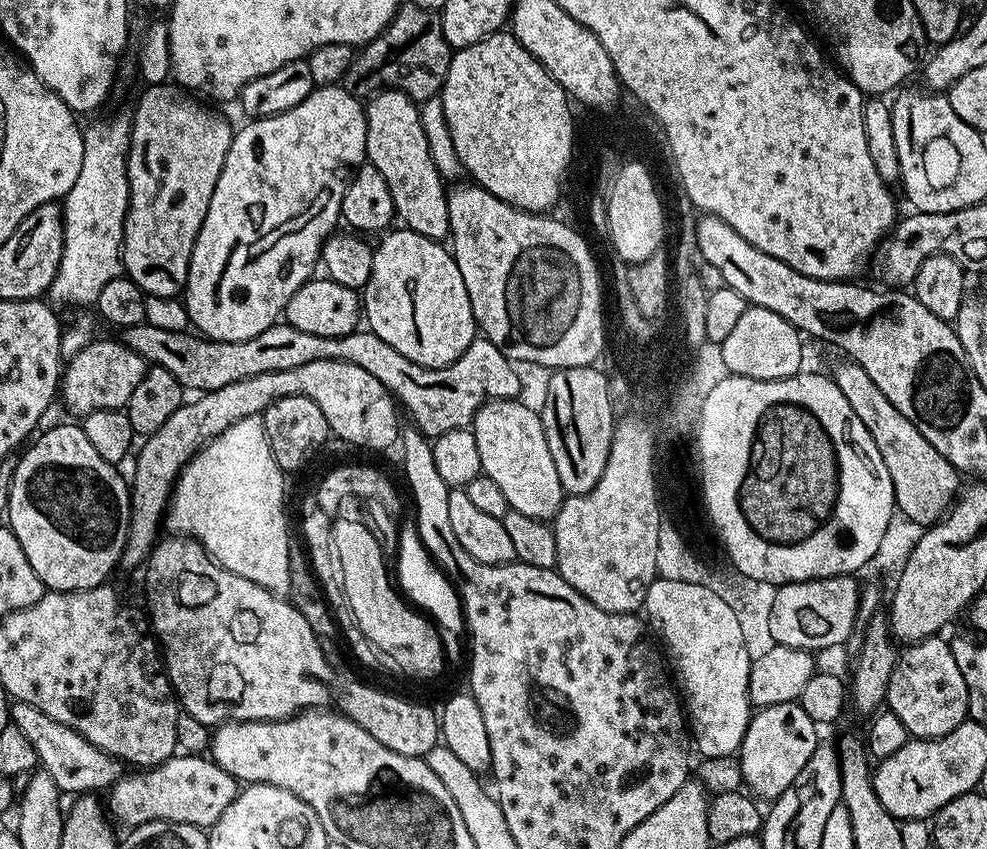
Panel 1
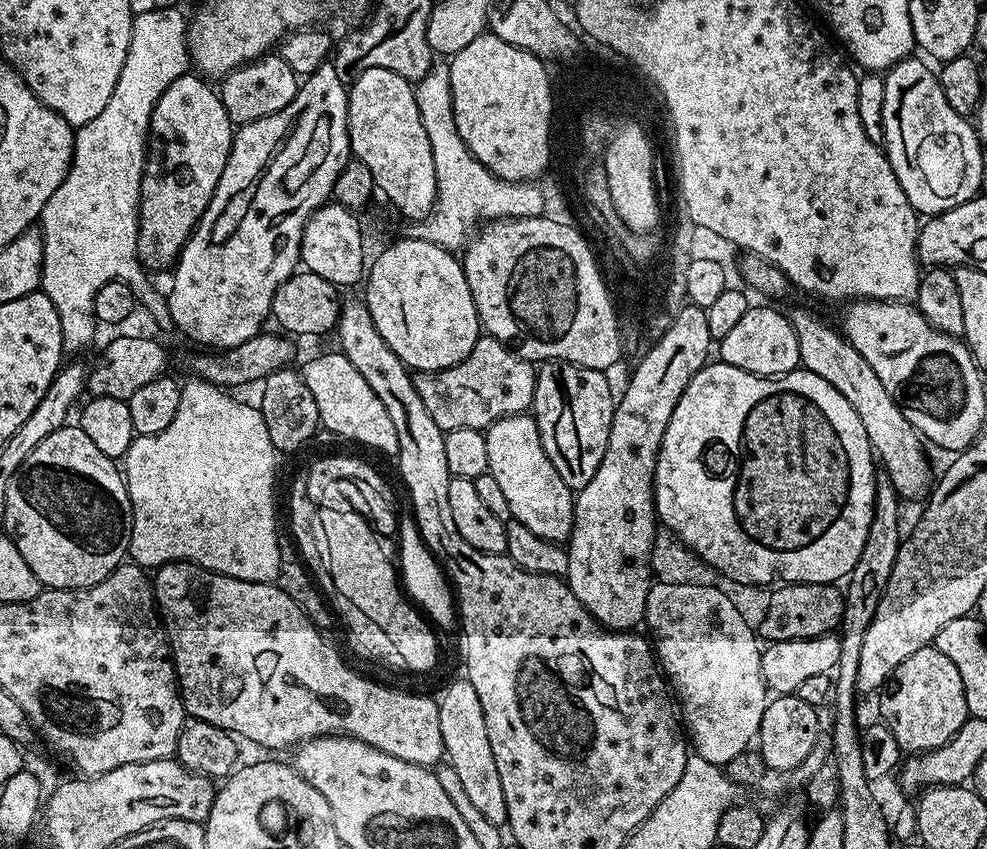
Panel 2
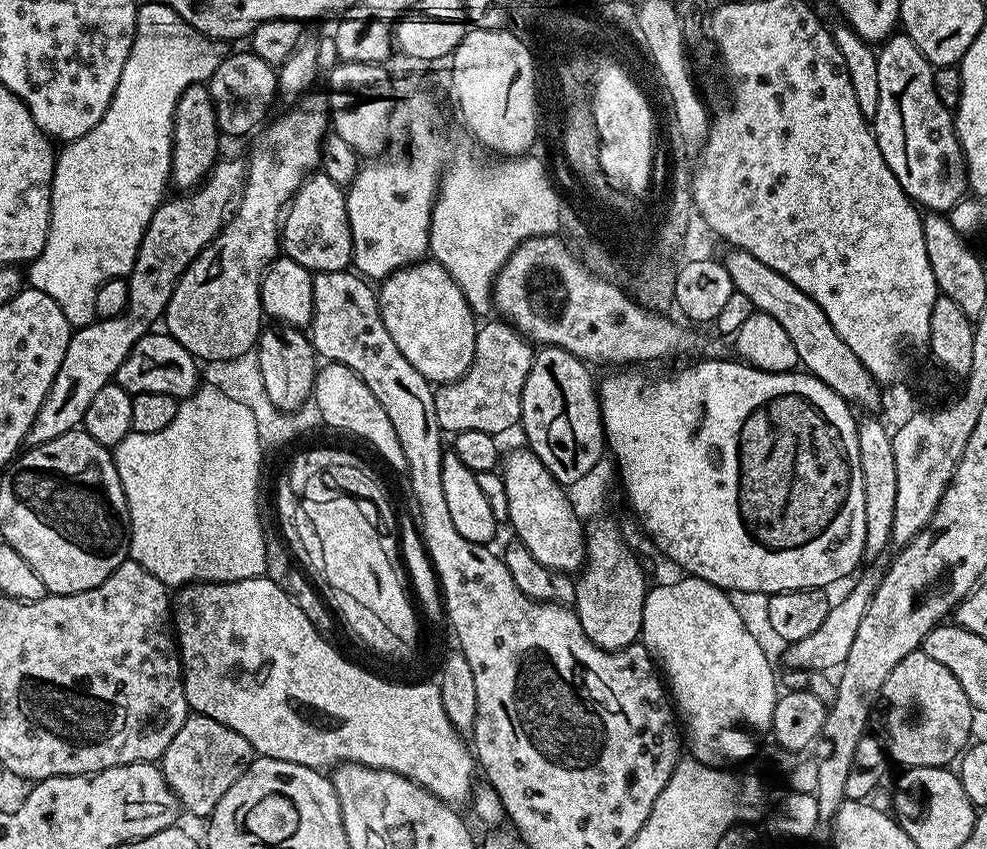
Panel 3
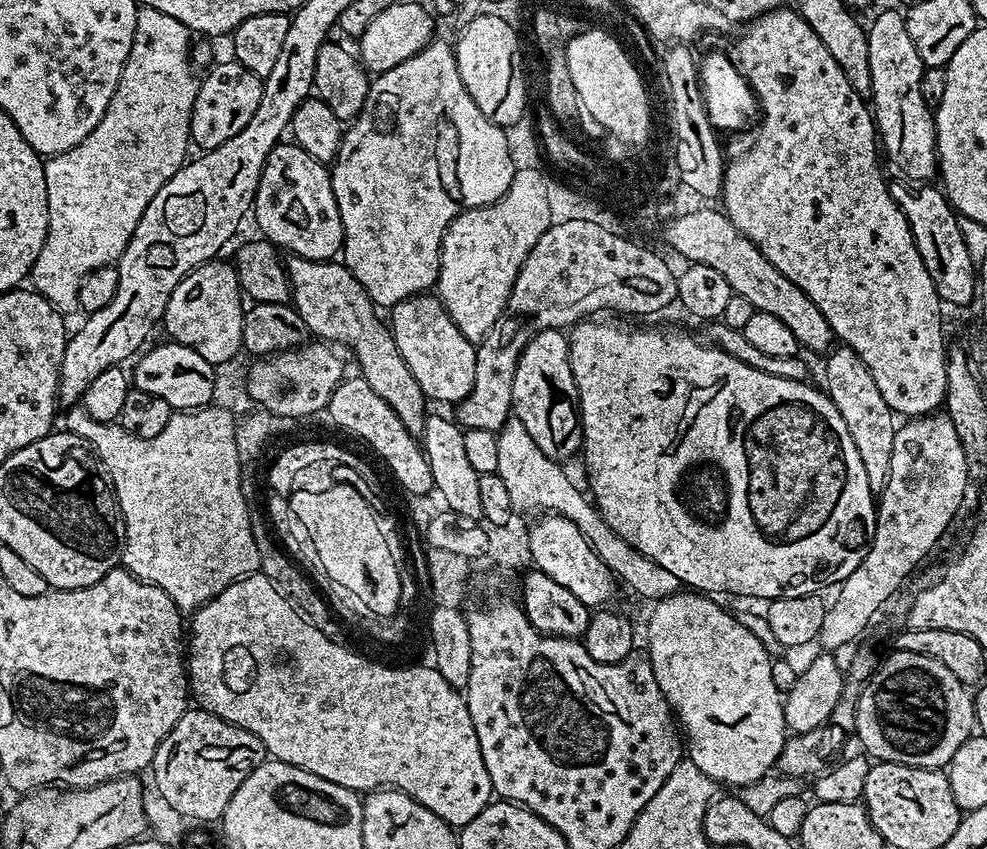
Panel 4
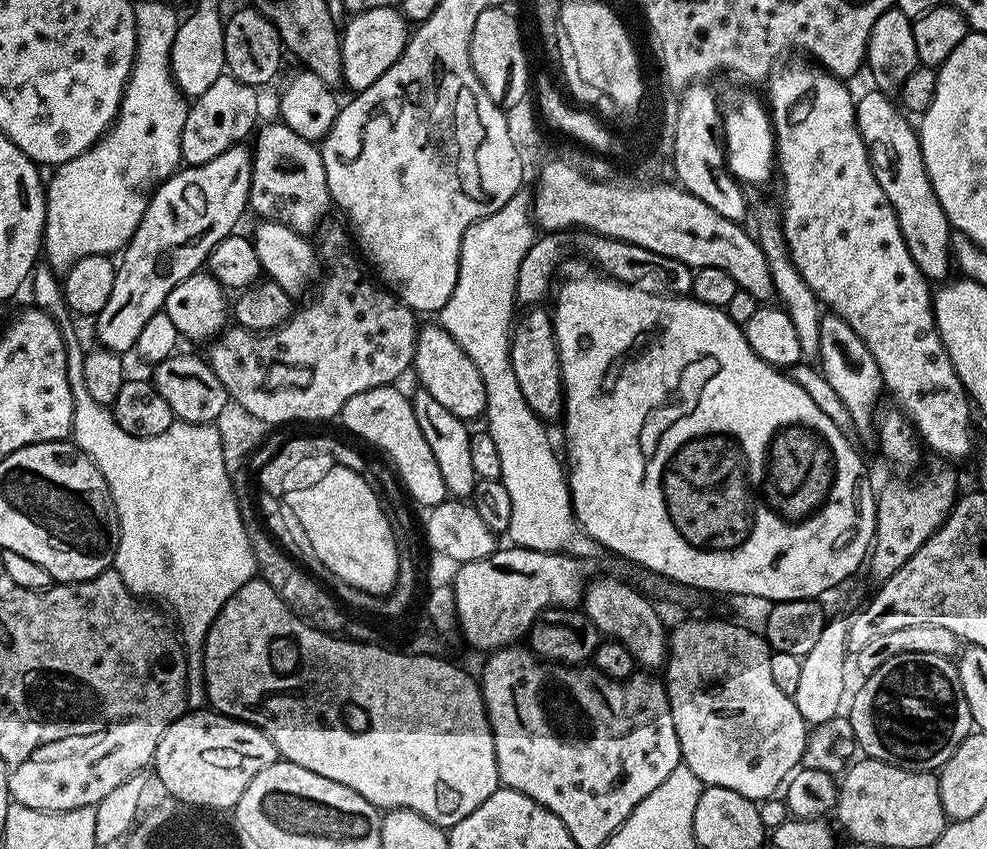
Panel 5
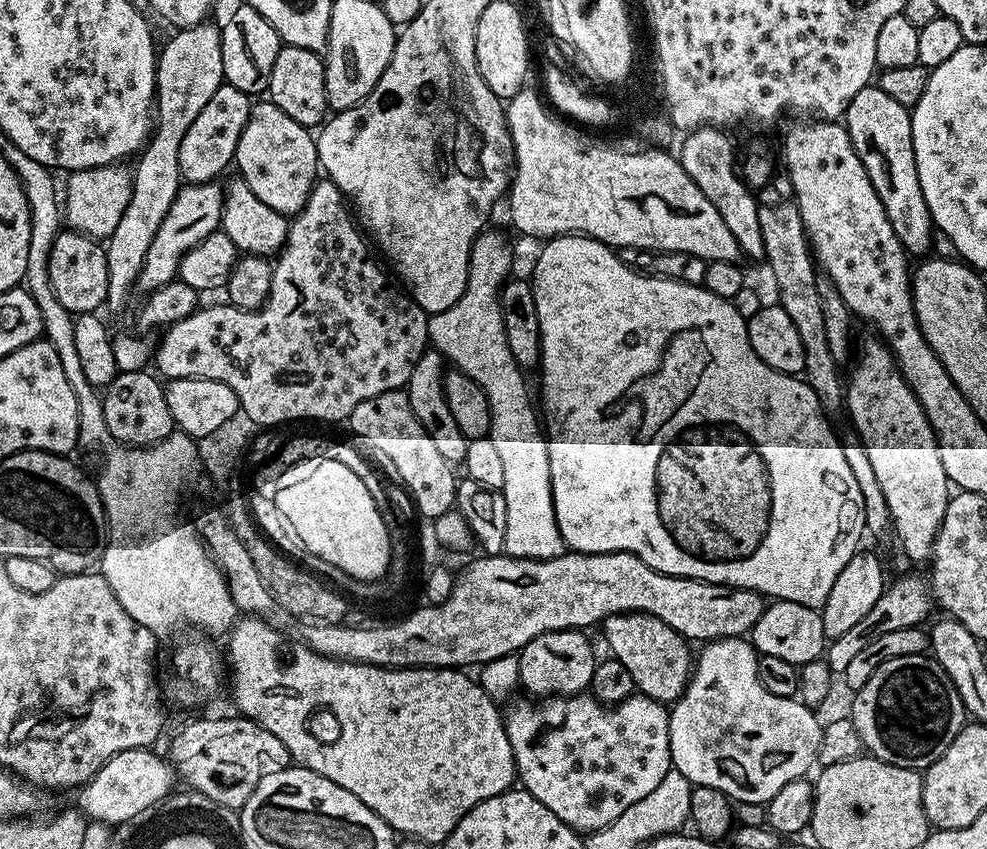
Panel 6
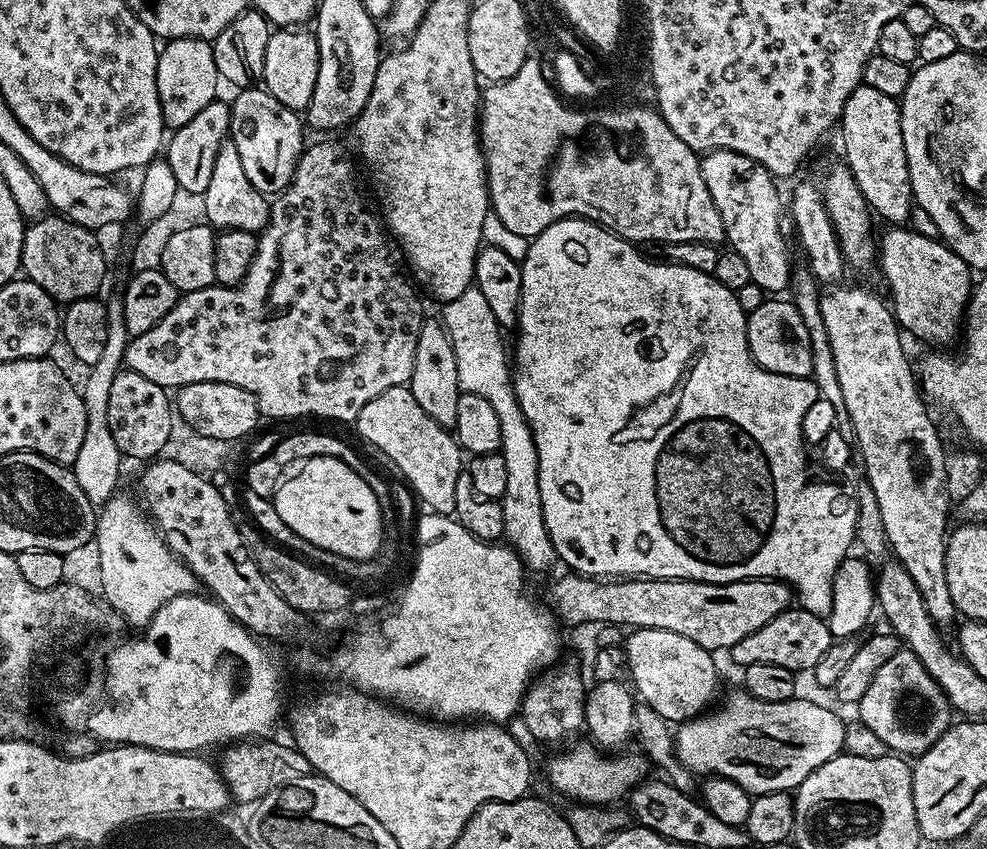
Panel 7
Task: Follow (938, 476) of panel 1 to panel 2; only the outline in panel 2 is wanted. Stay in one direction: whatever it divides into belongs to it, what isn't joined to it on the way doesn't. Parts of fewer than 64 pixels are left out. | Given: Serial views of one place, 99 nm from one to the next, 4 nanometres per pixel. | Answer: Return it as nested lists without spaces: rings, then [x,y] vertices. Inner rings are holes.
[[[804,308],[790,312],[790,319],[798,338],[801,365],[807,371],[818,374],[818,378],[826,378],[826,382],[830,382],[830,386],[834,386],[834,390],[838,390],[842,398],[854,406],[854,414],[862,418],[868,440],[883,469],[885,466],[888,480],[896,492],[905,501],[919,501],[933,487],[934,472],[932,476],[922,437],[904,417],[897,397],[886,394],[886,386],[882,386],[870,362],[866,362],[866,358],[862,358],[862,354],[858,354],[858,350],[854,350],[852,343],[845,340],[835,327],[827,328],[814,313]]]

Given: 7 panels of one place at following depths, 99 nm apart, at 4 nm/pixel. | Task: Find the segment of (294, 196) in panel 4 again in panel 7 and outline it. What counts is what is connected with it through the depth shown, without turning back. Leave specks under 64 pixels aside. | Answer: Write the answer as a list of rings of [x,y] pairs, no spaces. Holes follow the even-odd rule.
[[[263,86],[241,88],[235,95],[236,97],[230,100],[232,110],[230,143],[238,149],[238,158],[242,162],[242,170],[246,170],[246,178],[250,178],[250,182],[254,182],[254,186],[265,196],[275,197],[277,194],[285,192],[292,184],[300,156],[306,147],[305,121],[302,119],[301,113],[290,110],[290,106],[282,106],[282,102],[278,102],[278,98],[274,98],[274,94],[270,94]]]

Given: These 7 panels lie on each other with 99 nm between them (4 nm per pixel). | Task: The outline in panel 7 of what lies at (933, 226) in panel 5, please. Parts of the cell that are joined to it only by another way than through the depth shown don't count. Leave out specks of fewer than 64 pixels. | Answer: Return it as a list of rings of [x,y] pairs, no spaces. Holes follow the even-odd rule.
[[[861,83],[846,98],[844,113],[838,121],[839,131],[844,131],[843,163],[852,171],[854,182],[858,182],[858,190],[862,190],[862,198],[866,198],[869,209],[877,217],[885,220],[888,226],[904,226],[909,223],[914,205],[912,183],[910,182],[910,166],[906,162],[906,145],[902,142],[902,118],[899,103],[893,97],[881,94],[878,90],[870,90],[870,86]]]

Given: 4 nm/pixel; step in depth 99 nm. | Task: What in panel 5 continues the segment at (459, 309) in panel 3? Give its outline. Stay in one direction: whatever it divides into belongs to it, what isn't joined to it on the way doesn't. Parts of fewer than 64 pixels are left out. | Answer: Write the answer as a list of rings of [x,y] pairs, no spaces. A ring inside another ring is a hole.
[[[432,322],[419,329],[416,333],[416,349],[412,359],[412,368],[420,379],[419,387],[430,394],[450,410],[459,420],[473,422],[485,415],[488,399],[486,386],[482,382],[482,374],[478,374],[478,366],[470,362],[470,356],[456,342],[446,334],[446,330],[439,323]]]

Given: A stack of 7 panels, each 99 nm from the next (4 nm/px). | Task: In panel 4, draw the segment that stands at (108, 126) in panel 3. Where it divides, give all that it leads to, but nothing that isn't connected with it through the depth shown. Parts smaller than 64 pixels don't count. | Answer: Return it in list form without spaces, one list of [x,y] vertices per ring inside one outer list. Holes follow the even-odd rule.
[[[143,6],[137,7],[136,33],[134,34],[132,49],[126,58],[122,78],[114,90],[114,98],[110,98],[110,106],[106,106],[106,114],[102,114],[98,126],[94,126],[94,130],[90,130],[90,134],[86,134],[86,138],[82,138],[82,142],[78,146],[74,146],[57,156],[49,156],[44,160],[46,194],[48,195],[48,233],[46,234],[46,242],[32,267],[30,284],[35,291],[43,294],[62,314],[69,314],[68,312],[72,311],[75,313],[79,309],[78,290],[82,286],[82,282],[95,268],[107,268],[119,261],[138,226],[138,222],[142,218],[142,214],[146,210],[146,206],[150,206],[154,194],[158,194],[158,190],[162,190],[164,183],[170,178],[174,178],[177,170],[183,168],[189,159],[188,148],[190,149],[192,134],[190,122],[192,121],[192,107],[194,106],[194,98],[198,87],[198,76],[195,76],[192,72],[196,73],[190,59],[190,33],[188,28],[182,26],[182,22],[178,22],[178,18],[170,18],[170,14],[162,14],[162,10],[154,10]]]

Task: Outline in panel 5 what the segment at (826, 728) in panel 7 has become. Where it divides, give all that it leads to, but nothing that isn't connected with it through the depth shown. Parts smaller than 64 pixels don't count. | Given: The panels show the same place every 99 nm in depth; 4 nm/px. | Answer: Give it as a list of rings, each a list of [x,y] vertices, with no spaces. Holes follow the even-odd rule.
[[[684,620],[676,629],[671,629],[668,658],[662,668],[662,683],[668,690],[683,764],[694,770],[701,784],[726,787],[755,802],[775,797],[788,777],[801,767],[810,731],[792,697],[774,686],[774,678],[770,675],[771,657],[763,635],[743,623]]]

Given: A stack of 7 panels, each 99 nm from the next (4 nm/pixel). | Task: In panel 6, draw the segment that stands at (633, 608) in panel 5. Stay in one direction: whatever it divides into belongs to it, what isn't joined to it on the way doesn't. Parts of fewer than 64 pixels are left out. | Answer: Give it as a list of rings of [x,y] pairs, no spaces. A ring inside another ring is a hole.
[[[624,612],[617,616],[606,617],[602,622],[603,628],[604,640],[608,643],[609,650],[612,651],[609,653],[616,660],[622,662],[622,666],[626,666],[626,670],[630,670],[630,678],[639,695],[649,696],[668,706],[683,694],[684,688],[688,684],[688,677],[692,675],[694,652],[688,649],[691,648],[689,641],[679,636],[670,626],[666,626],[666,622],[662,622],[662,618],[654,618],[645,612]]]

